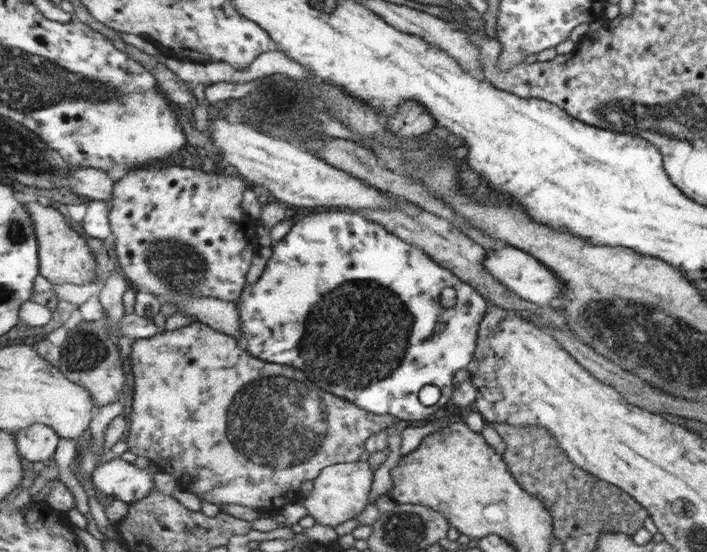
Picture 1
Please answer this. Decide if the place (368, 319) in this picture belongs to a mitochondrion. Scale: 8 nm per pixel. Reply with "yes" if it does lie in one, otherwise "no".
yes

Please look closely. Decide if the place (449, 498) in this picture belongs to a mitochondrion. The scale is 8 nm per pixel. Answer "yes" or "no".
no

